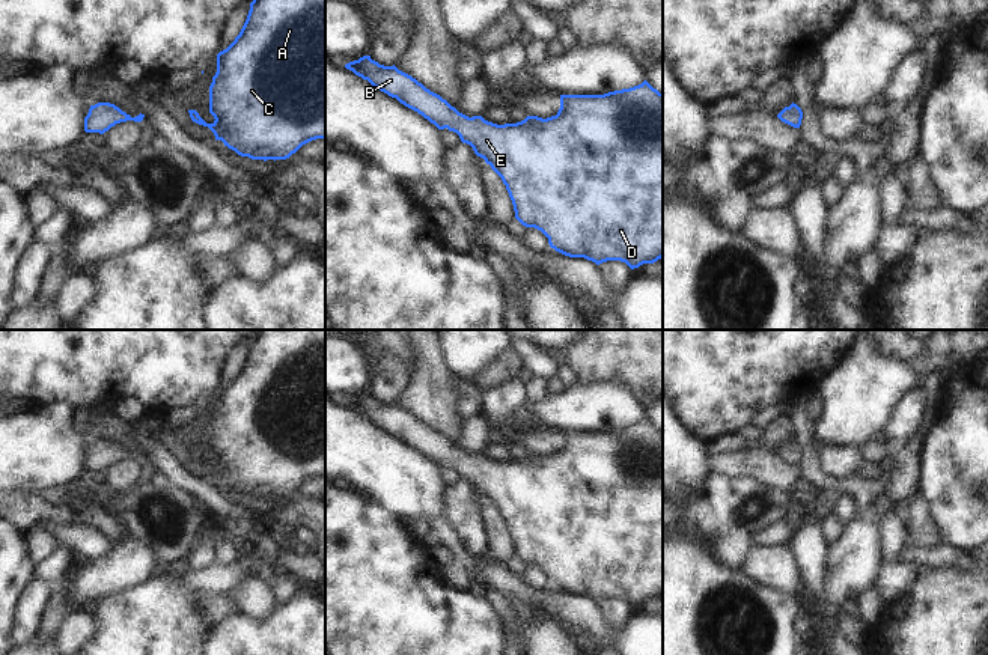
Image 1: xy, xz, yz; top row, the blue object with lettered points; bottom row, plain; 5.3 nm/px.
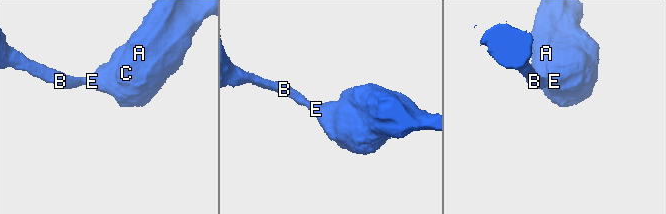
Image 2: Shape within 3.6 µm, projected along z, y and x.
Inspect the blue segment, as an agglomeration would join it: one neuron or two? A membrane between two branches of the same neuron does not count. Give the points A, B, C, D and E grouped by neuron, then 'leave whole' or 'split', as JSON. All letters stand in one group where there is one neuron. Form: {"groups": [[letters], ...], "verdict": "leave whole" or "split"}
{"groups": [["A", "B", "C", "D", "E"]], "verdict": "leave whole"}

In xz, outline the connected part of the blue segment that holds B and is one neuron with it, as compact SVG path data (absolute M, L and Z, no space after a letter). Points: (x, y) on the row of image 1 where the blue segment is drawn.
M363 56L345 65L374 87L417 111L438 129L447 128L502 178L514 205L515 218L526 227L541 230L551 248L584 257L596 265L607 260L625 262L631 270L663 257L663 93L646 80L634 87L604 95L560 95L556 116L527 116L517 123L497 125L482 116L459 113L440 95L426 89L395 65L384 66Z

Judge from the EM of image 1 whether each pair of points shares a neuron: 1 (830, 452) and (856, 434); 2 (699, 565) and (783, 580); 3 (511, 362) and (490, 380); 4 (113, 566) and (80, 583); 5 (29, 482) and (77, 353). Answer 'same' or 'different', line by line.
1: different
2: different
3: same
4: same
5: different

